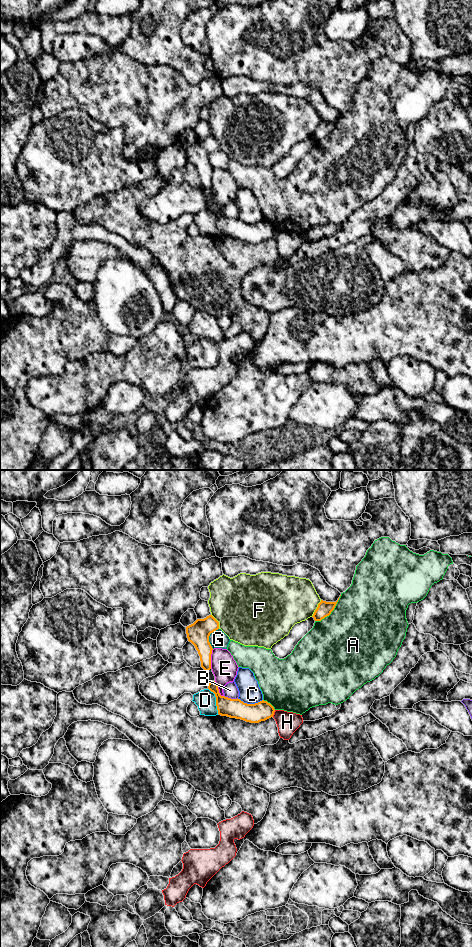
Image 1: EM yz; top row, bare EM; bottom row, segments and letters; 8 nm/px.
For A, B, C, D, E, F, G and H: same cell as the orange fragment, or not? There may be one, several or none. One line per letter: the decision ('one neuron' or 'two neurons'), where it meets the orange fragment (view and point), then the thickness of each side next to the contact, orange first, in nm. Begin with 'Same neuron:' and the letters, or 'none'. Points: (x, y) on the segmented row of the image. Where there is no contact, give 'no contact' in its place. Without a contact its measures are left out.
Same neuron: none
A: two neurons | yz (331, 611) | 120/500 nm
B: two neurons | yz (230, 698) | 160/120 nm
C: two neurons | yz (250, 704) | 160/180 nm
D: two neurons | yz (216, 701) | 160/160 nm
E: two neurons | yz (210, 659) | 180/200 nm
F: two neurons | yz (317, 608) | 120/400 nm
G: two neurons | yz (208, 637) | 180/140 nm
H: two neurons | yz (273, 713) | 160/180 nm

